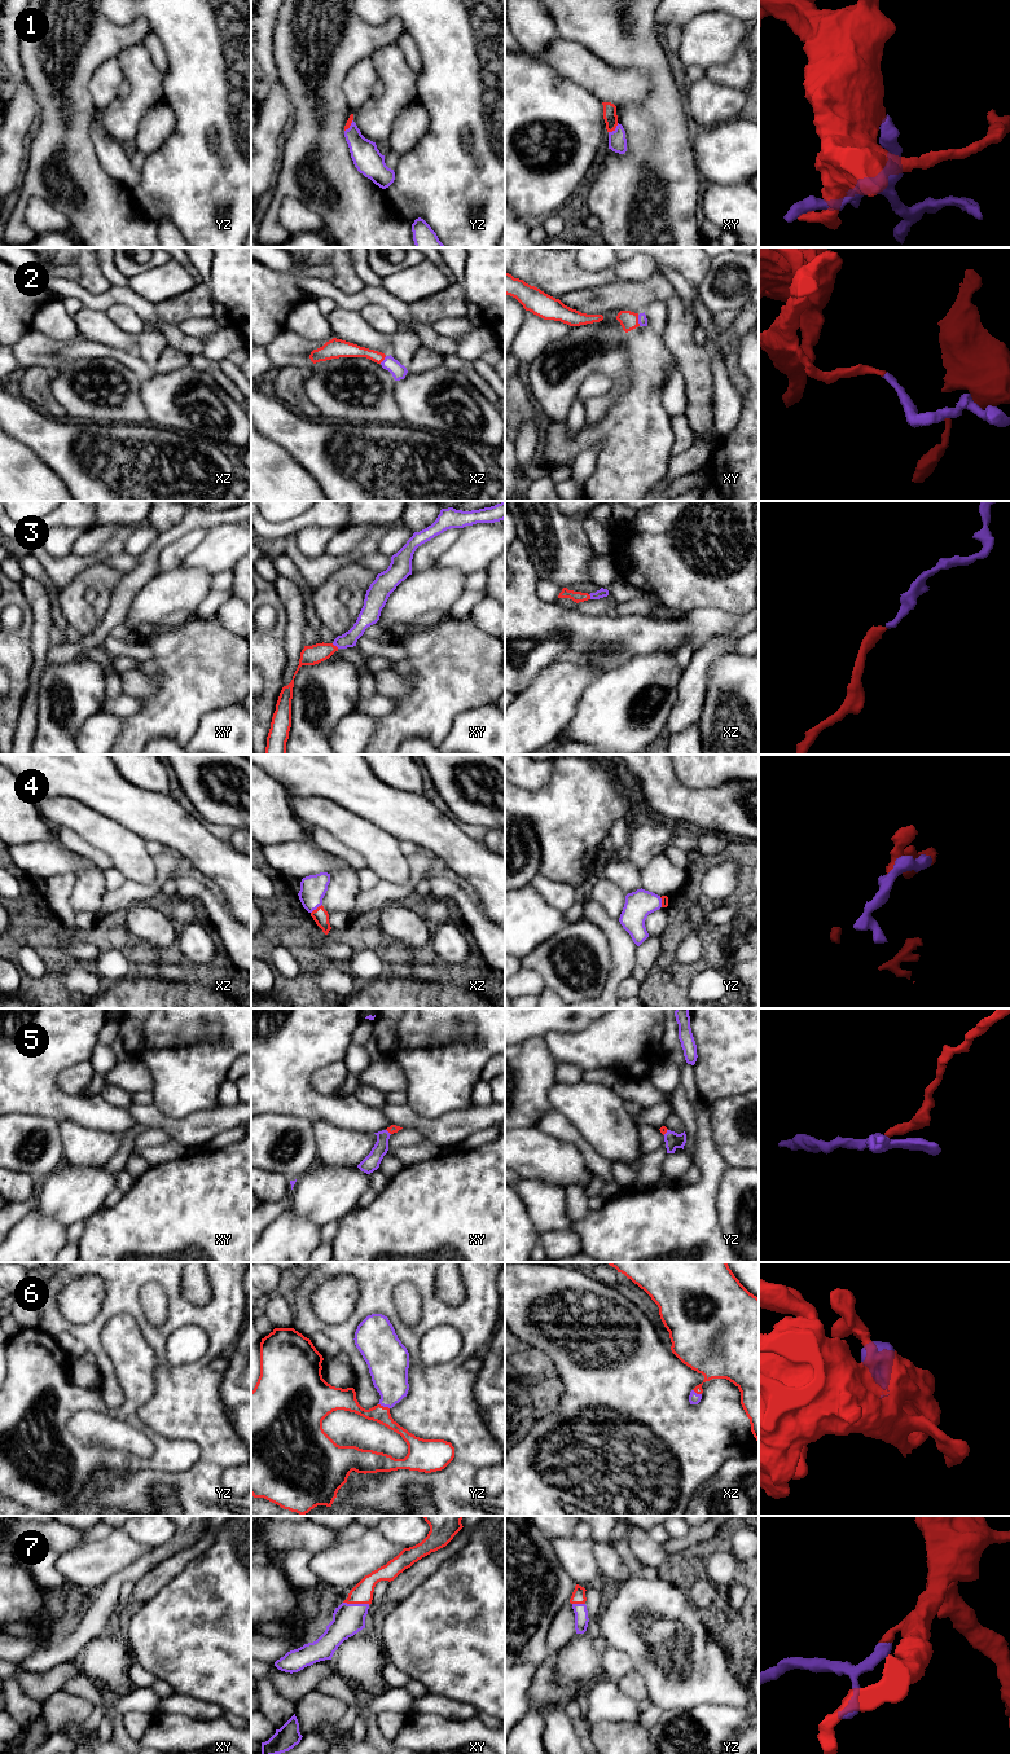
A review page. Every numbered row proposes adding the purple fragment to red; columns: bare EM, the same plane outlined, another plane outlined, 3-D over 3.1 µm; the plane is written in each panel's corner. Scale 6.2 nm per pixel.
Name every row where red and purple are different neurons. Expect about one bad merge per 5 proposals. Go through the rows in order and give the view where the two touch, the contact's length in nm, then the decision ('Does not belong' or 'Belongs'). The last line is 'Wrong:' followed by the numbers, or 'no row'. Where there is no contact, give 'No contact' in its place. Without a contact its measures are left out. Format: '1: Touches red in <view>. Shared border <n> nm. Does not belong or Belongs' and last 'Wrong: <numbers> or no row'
1: Touches red in xy. Shared border 90 nm. Belongs
2: Touches red in xy. Shared border 70 nm. Belongs
3: Touches red in xy. Shared border 50 nm. Belongs
4: Touches red in xz. Shared border 90 nm. Belongs
5: Touches red in yz. Shared border 50 nm. Belongs
6: Touches red in yz. Shared border 80 nm. Belongs
7: Touches red in xy. Shared border 170 nm. Belongs
Wrong: no row

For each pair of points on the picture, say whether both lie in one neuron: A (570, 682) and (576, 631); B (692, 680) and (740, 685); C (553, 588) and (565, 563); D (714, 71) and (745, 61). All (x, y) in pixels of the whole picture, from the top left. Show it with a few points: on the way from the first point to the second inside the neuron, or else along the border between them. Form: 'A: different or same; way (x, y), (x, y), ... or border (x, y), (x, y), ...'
A: different; border (543, 669), (562, 662), (596, 666), (602, 669)
B: different; border (724, 654), (712, 666), (702, 711)
C: different; border (540, 577), (556, 581), (562, 588)
D: same; way (721, 71), (734, 71), (737, 69)

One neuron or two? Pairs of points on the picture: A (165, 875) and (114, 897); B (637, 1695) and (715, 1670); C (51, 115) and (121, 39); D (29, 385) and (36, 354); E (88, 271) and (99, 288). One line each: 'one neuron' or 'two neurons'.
A: one neuron
B: two neurons
C: one neuron
D: two neurons
E: one neuron

